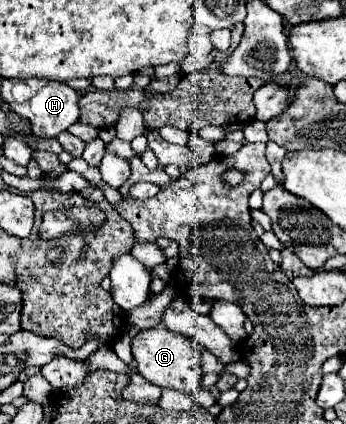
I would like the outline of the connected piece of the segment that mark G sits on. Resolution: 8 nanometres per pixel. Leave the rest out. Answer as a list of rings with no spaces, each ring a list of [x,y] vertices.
[[[164,327],[144,329],[132,339],[132,355],[136,359],[138,373],[158,387],[174,387],[188,393],[198,393],[202,389],[200,353],[190,337],[176,335]]]

